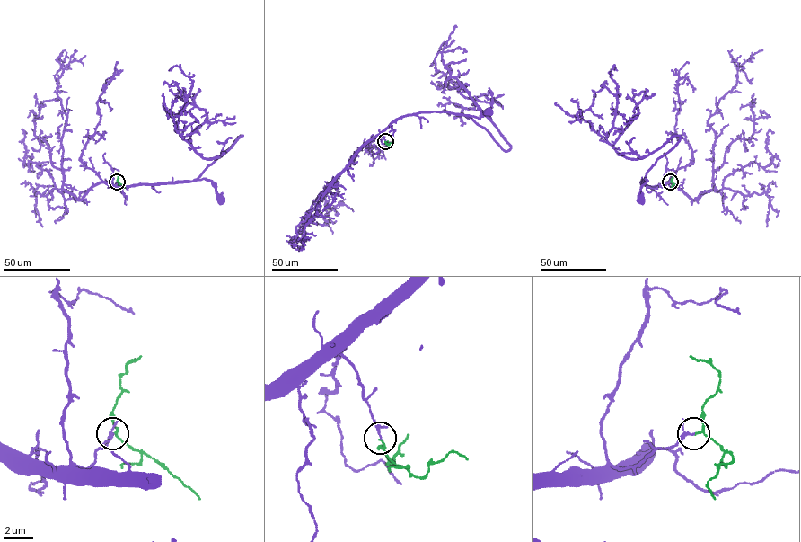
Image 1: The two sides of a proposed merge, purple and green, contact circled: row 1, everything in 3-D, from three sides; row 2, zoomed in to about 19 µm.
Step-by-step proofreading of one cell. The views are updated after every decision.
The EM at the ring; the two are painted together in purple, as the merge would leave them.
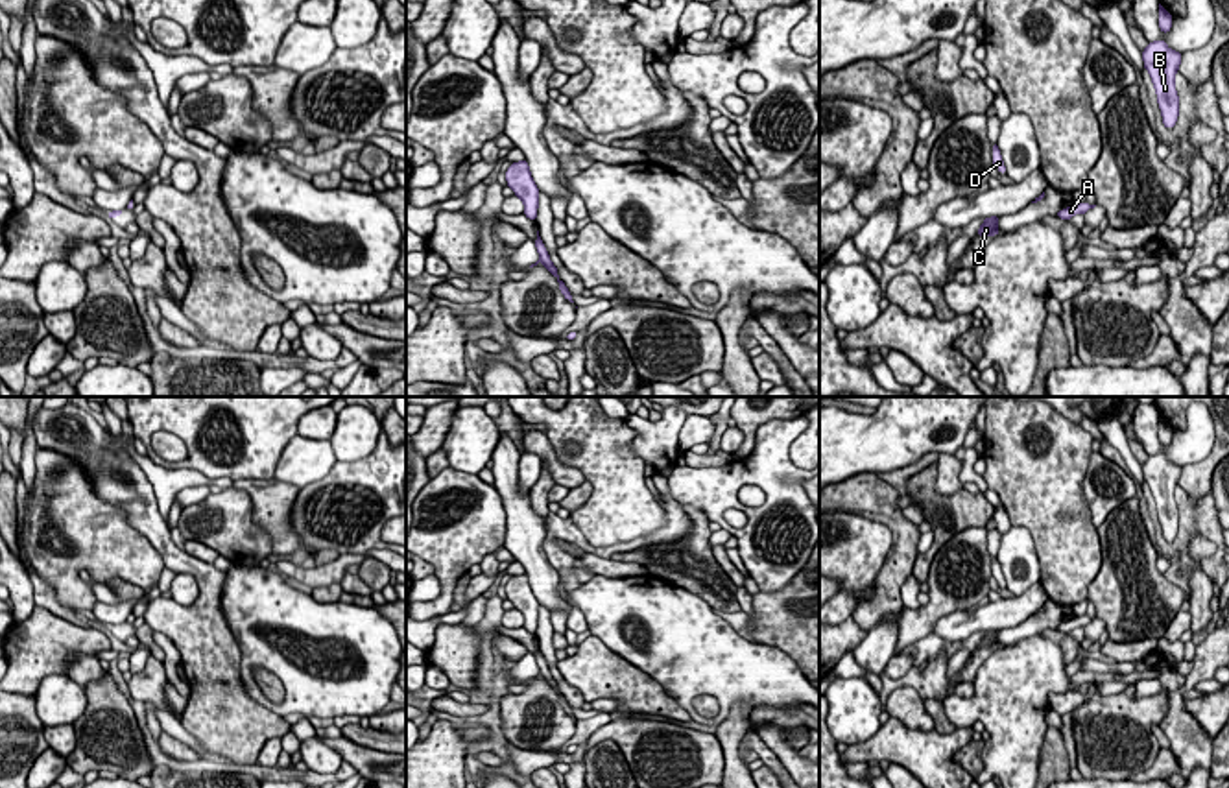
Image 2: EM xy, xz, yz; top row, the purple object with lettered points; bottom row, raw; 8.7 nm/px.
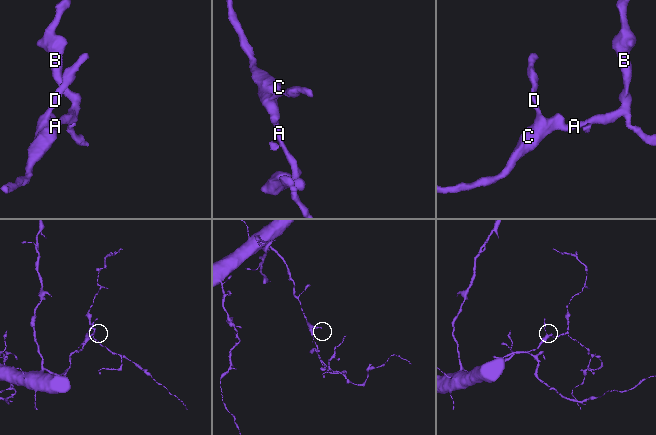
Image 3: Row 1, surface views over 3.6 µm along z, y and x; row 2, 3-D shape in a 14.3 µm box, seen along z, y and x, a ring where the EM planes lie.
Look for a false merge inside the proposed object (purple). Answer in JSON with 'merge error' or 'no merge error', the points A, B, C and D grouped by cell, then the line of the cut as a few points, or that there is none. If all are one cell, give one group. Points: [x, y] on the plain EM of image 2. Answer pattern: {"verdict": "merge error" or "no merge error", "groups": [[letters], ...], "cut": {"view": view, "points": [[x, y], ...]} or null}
{"verdict": "no merge error", "groups": [["A", "B", "C", "D"]], "cut": null}

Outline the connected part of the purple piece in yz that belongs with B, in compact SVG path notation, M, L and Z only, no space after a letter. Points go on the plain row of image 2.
M1163 452L1148 456L1142 465L1144 482L1150 485L1163 528L1163 539L1172 543L1179 528L1179 511L1174 498L1183 467L1170 463Z

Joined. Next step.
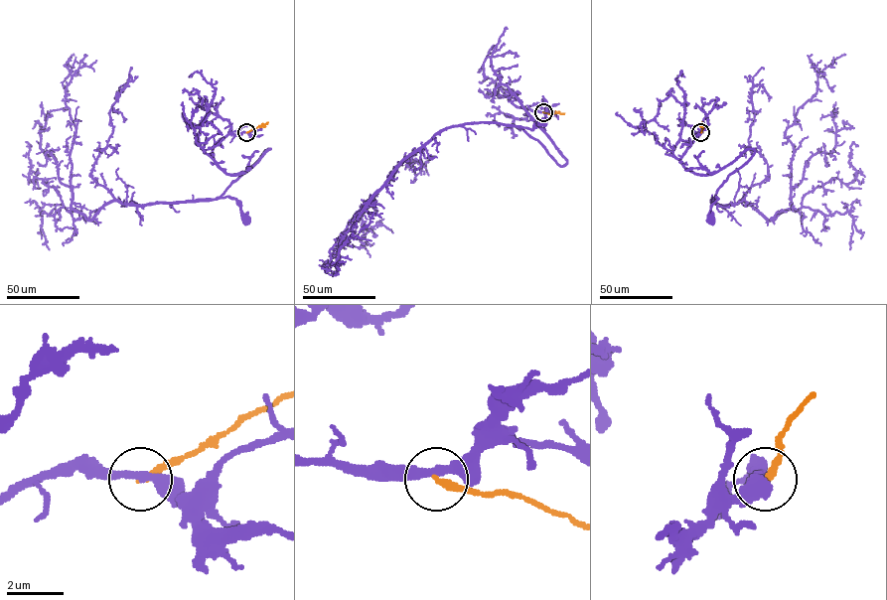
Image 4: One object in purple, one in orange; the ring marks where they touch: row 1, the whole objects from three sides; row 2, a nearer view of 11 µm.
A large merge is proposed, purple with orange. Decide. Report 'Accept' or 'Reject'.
Reject

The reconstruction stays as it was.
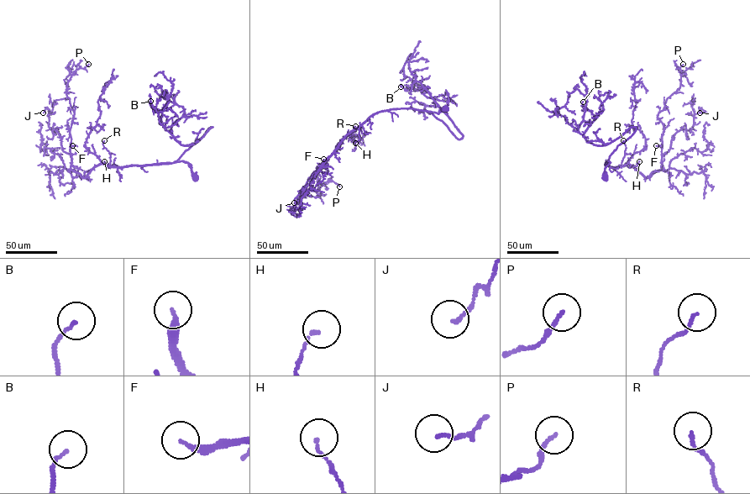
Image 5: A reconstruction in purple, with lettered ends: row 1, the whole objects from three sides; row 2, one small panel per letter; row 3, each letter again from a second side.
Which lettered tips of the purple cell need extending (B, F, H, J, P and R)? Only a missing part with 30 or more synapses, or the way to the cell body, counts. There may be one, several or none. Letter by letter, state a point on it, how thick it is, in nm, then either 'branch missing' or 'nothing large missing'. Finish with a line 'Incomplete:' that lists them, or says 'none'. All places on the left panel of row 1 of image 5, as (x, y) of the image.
B: at (150, 101); 120 nm thick; nothing large missing
F: at (72, 145); 200 nm thick; nothing large missing
H: at (104, 161); 120 nm thick; nothing large missing
J: at (43, 112); 140 nm thick; nothing large missing
P: at (88, 64); 140 nm thick; branch missing
R: at (104, 140); 110 nm thick; nothing large missing
Incomplete: P

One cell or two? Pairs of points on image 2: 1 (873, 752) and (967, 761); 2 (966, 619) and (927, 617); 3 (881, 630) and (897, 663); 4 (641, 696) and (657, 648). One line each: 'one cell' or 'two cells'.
1: two cells
2: two cells
3: two cells
4: two cells

